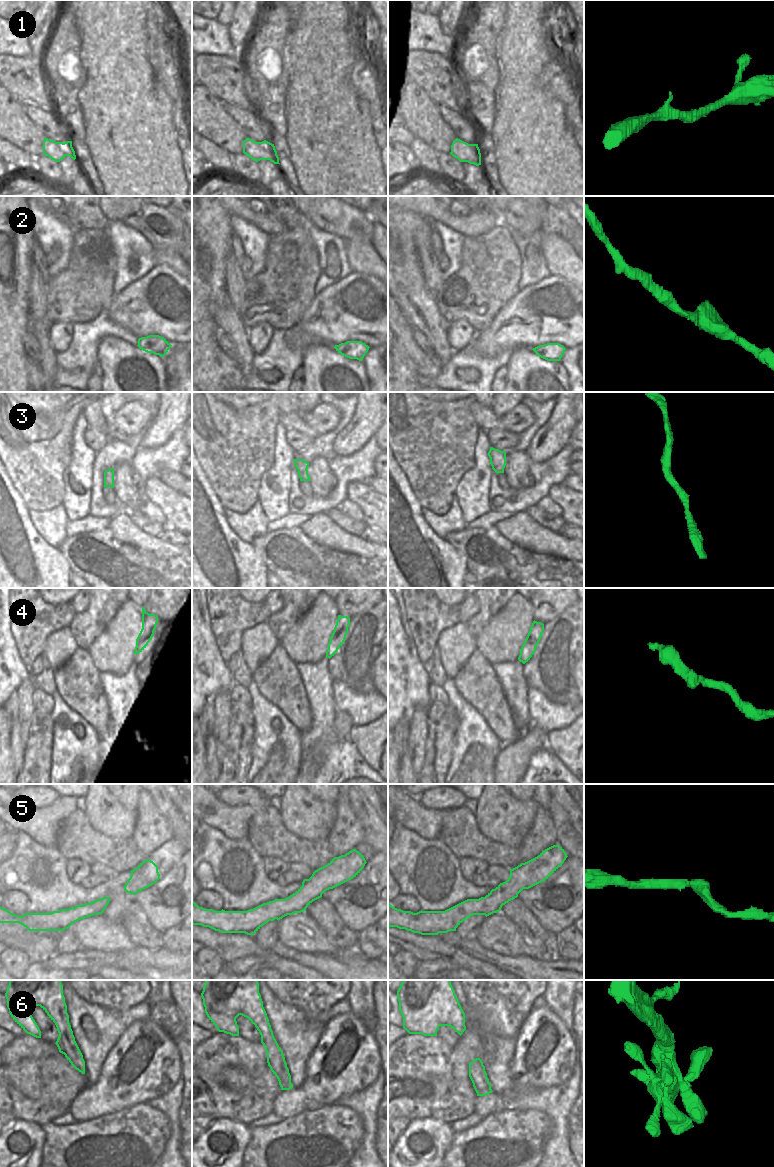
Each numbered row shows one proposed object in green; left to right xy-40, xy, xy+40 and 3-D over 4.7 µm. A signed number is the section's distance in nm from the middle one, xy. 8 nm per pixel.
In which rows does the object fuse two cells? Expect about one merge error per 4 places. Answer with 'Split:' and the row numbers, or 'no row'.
Split: no row

